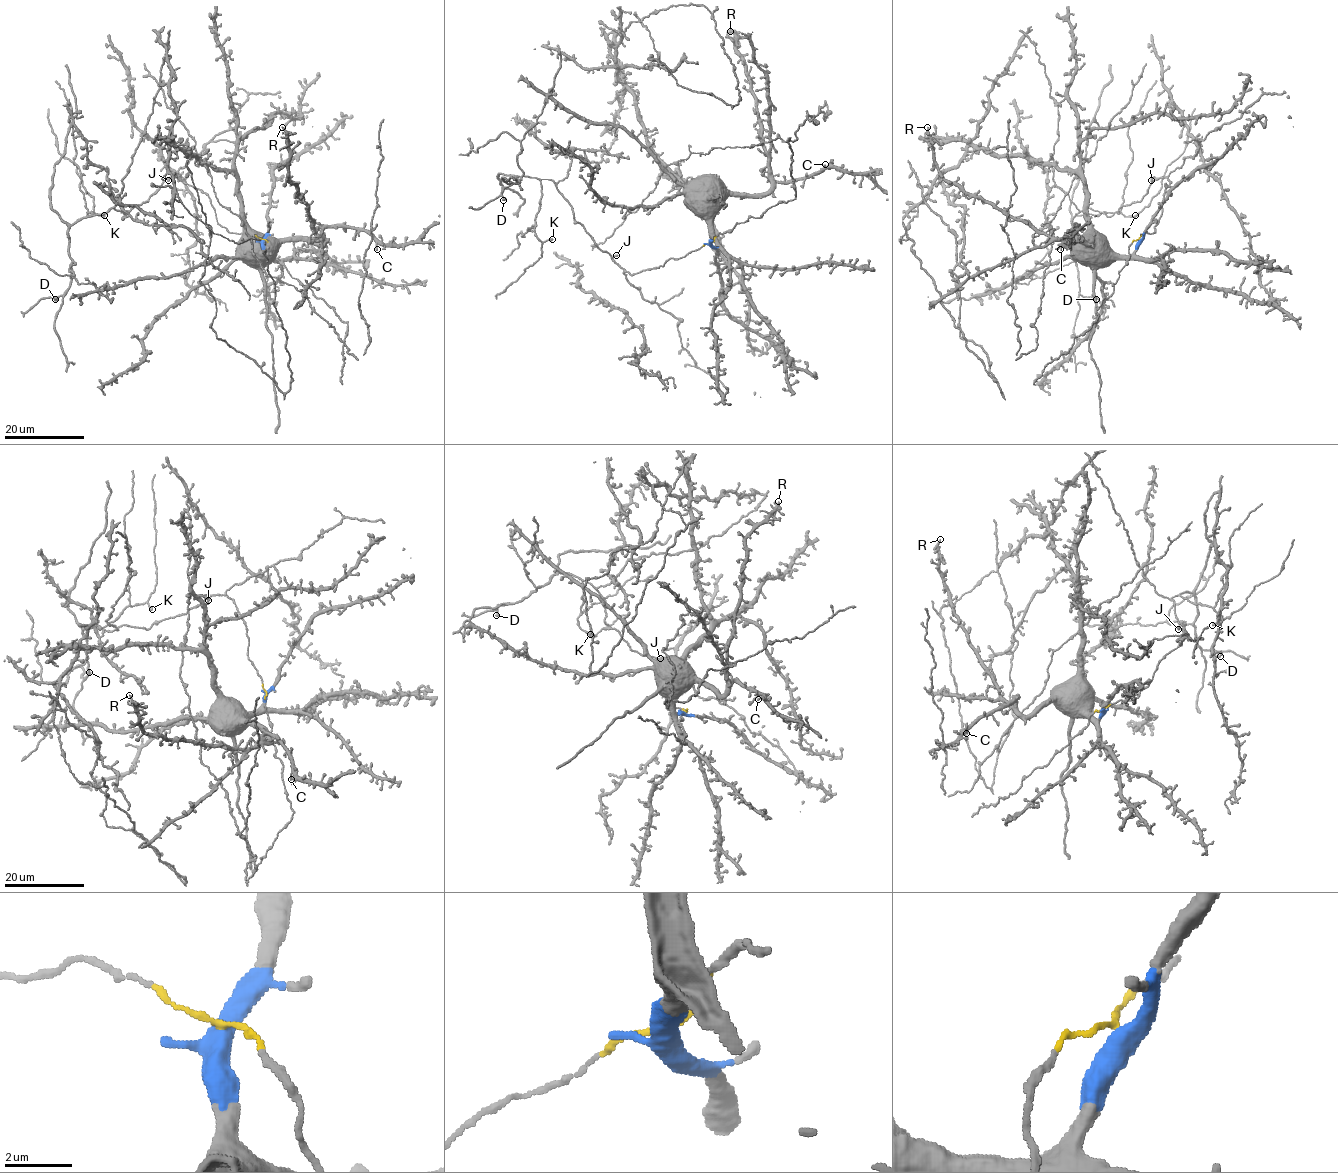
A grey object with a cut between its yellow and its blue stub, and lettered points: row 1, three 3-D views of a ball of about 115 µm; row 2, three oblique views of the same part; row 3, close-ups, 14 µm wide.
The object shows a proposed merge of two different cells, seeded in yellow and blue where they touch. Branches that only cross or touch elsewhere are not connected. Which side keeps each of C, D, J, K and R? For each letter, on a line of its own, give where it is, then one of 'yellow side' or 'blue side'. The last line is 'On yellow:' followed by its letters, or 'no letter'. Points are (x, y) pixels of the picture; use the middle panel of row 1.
C: at (825, 164); blue side
D: at (503, 200); yellow side
J: at (616, 255); yellow side
K: at (552, 239); yellow side
R: at (730, 31); blue side
On yellow: D, J, K

